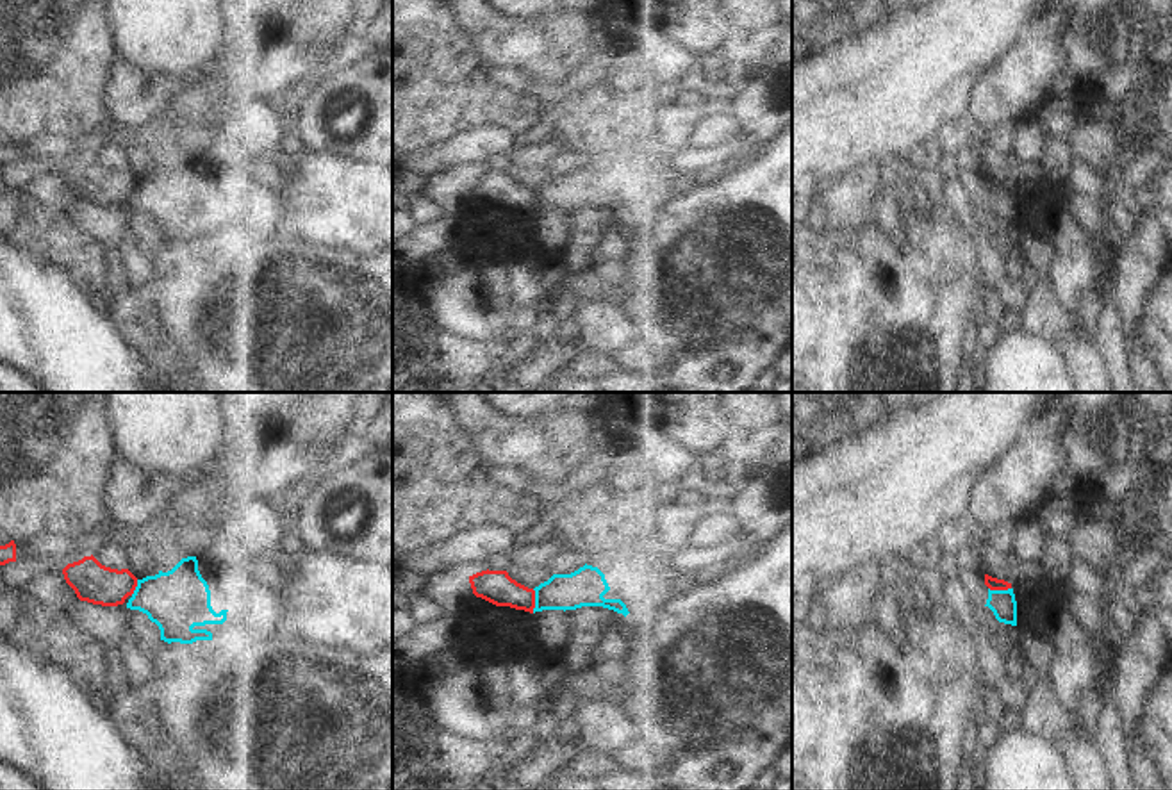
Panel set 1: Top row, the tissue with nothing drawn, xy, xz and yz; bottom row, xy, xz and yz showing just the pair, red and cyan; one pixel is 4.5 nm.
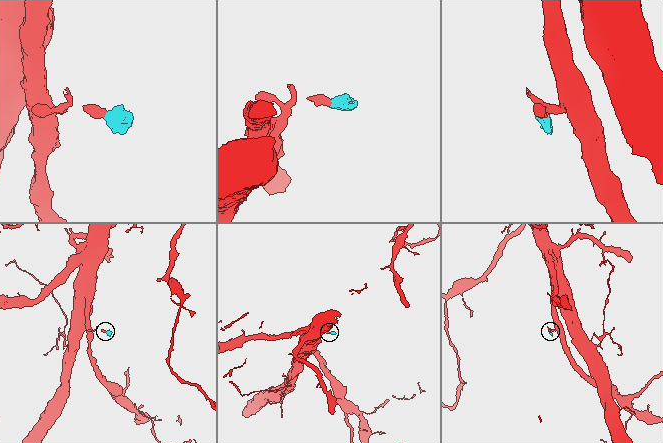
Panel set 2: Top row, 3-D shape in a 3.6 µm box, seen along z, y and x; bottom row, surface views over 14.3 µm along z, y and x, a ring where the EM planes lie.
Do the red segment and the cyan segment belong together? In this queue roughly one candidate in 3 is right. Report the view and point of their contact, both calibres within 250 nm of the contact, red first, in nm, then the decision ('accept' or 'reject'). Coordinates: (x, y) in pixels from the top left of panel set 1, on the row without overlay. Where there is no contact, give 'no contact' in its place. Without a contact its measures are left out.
meets red in xz at (534, 202); 150 nm thick on the red side, 180 nm on the other; reject

